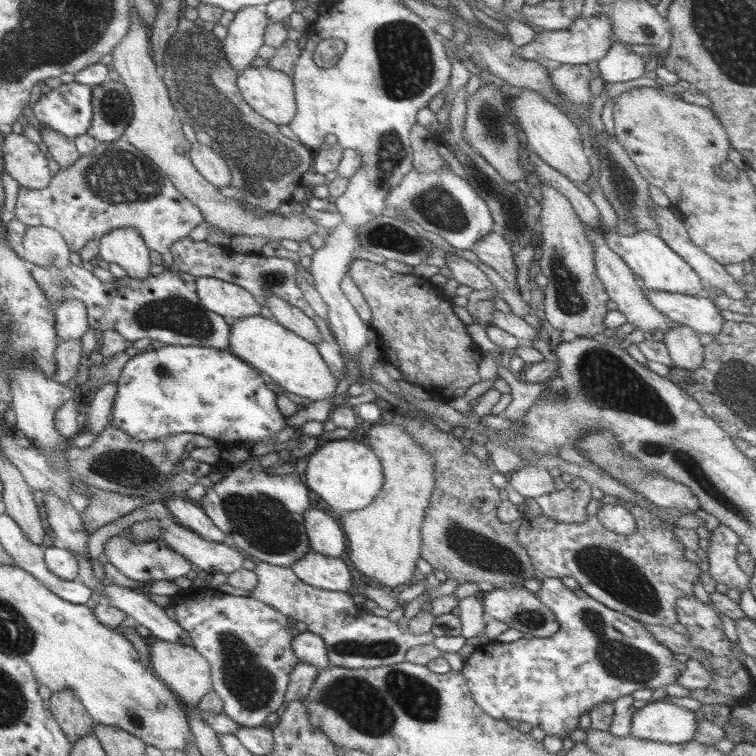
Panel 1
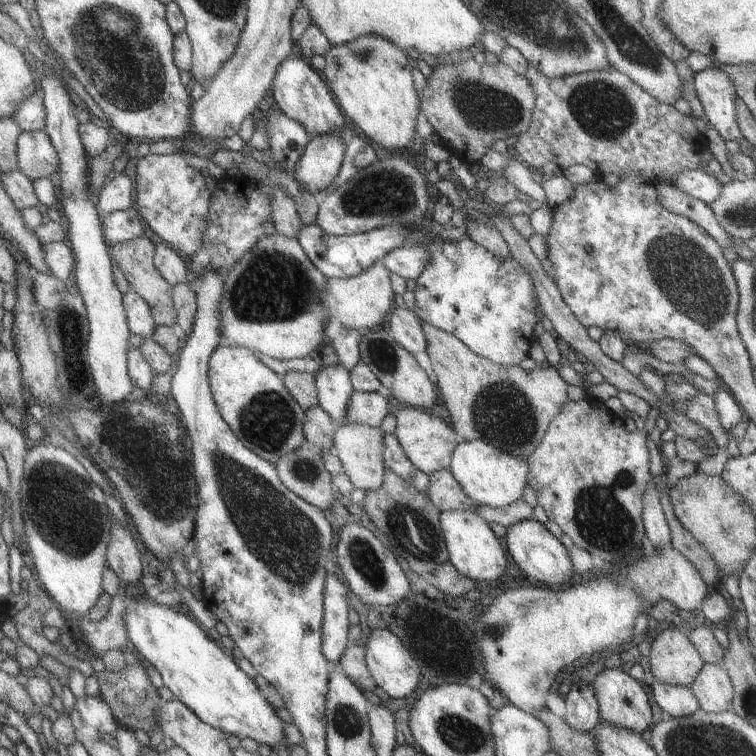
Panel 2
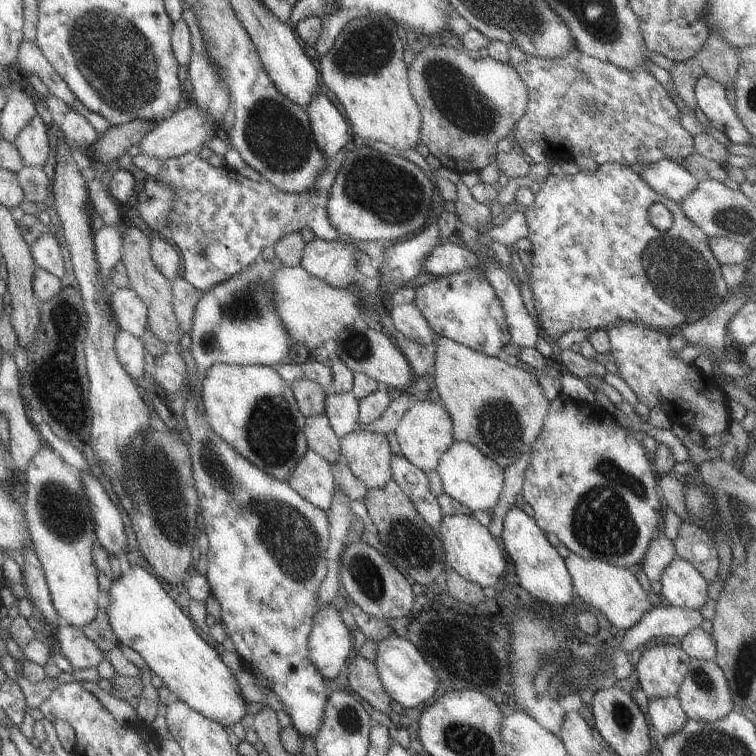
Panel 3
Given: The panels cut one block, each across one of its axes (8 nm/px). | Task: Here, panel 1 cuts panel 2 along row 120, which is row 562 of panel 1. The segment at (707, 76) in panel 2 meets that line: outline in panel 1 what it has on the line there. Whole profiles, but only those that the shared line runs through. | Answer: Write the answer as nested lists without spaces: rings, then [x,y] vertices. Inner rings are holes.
[[[719,524],[718,528],[710,531],[710,547],[708,548],[708,573],[716,582],[726,584],[727,588],[738,588],[740,593],[749,584],[750,576],[737,563],[738,544],[740,538],[728,527]]]

